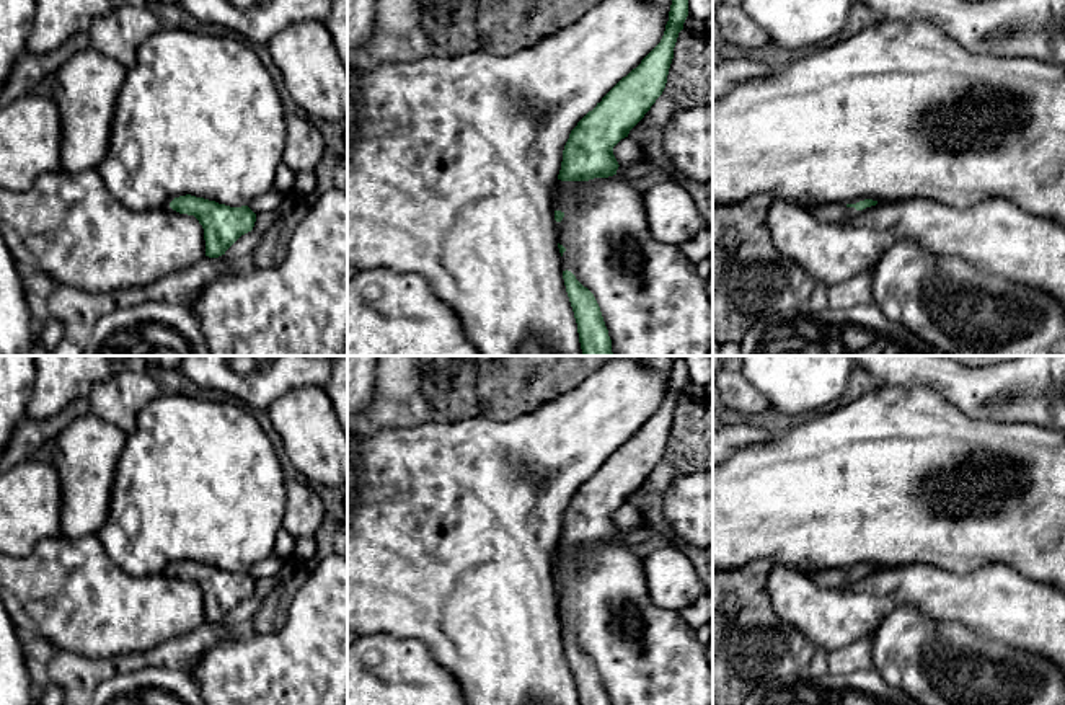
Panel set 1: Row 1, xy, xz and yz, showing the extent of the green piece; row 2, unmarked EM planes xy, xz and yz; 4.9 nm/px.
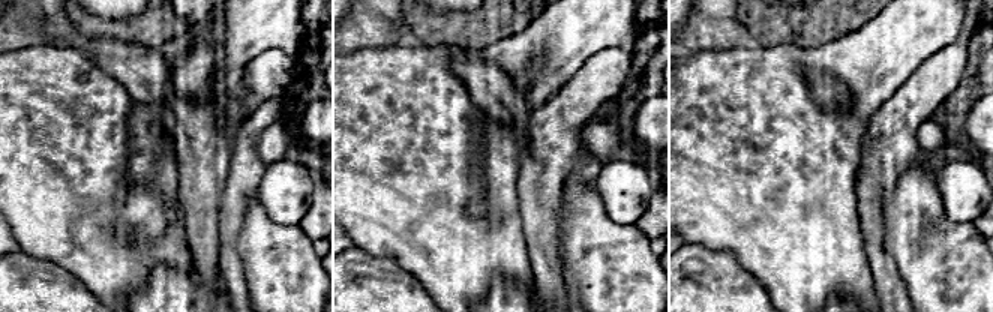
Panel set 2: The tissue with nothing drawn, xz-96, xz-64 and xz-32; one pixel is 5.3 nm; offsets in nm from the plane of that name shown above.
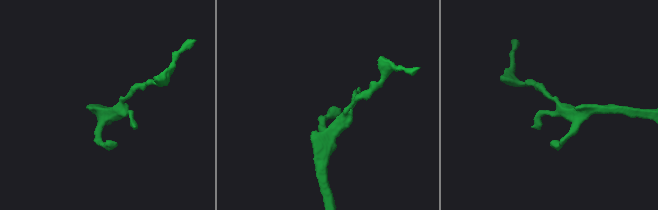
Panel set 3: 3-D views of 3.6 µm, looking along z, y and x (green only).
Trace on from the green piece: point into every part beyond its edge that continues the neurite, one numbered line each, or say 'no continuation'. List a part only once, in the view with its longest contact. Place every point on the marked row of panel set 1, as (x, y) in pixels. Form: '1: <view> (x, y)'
1: yz (830, 212)

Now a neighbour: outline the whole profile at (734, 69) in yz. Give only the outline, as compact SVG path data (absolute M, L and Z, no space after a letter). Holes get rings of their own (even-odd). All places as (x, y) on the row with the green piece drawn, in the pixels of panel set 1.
M729 52L713 67L713 101L729 95L742 83L771 77L780 62L770 54Z

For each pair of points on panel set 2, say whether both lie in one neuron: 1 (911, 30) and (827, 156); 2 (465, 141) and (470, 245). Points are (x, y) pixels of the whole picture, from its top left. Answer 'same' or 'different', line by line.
1: same
2: same

